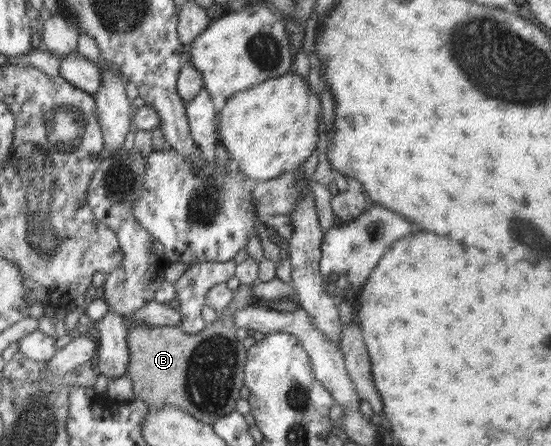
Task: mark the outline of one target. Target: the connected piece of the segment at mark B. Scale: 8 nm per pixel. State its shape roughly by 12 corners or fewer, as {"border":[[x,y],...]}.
{"border":[[233,315],[194,335],[176,326],[127,328],[136,398],[210,425],[234,412],[247,349]]}

